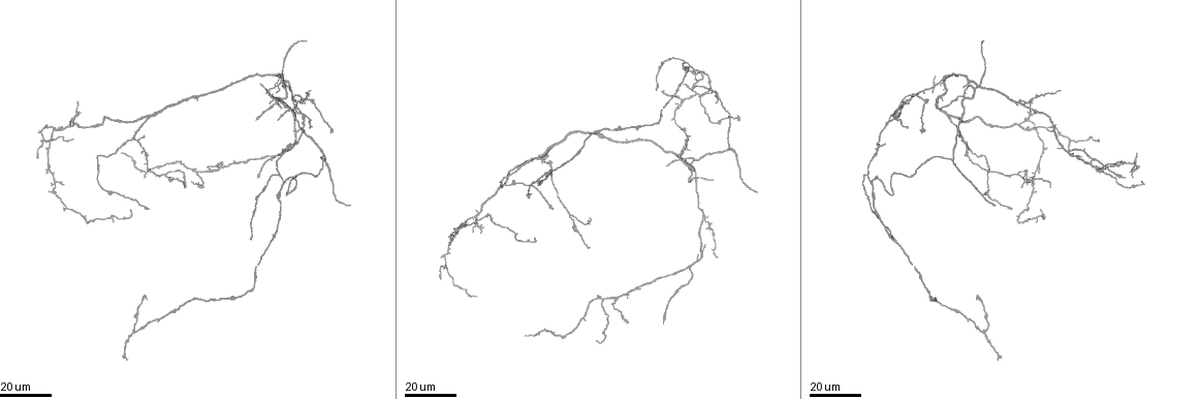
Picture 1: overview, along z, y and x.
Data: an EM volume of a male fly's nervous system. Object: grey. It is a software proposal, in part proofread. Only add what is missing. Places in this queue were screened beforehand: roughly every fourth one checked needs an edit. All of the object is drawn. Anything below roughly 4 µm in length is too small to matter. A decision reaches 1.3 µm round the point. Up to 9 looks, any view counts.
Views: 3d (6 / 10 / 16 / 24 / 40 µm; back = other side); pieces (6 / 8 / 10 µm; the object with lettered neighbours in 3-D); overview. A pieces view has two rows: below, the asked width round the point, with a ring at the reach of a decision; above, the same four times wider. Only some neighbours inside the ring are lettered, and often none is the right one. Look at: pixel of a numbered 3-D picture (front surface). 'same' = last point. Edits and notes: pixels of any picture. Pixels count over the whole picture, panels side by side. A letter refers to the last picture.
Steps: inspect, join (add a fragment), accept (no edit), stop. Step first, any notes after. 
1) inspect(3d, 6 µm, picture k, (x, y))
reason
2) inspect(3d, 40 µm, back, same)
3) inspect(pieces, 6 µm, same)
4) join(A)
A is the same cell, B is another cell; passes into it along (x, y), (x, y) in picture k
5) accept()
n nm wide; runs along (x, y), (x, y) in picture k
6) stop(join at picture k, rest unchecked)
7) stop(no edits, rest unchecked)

inspect(3d, 16 µm, picture 1, (996, 204))
end of a long branch

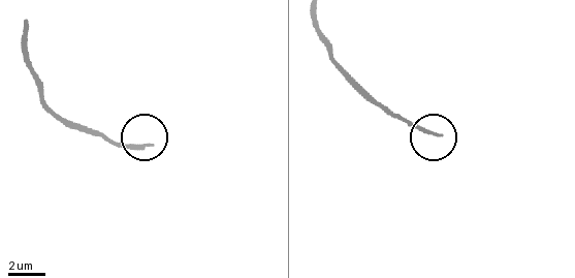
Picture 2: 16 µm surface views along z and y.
inspect(pieces, 6 µm, picture 2, (436, 134))

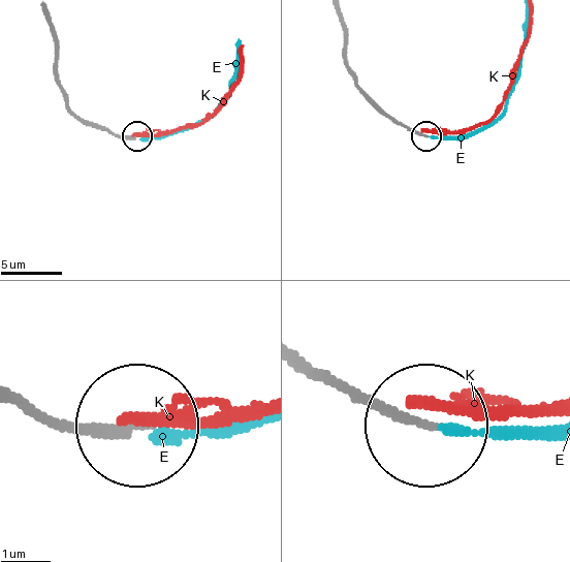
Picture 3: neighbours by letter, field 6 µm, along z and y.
join(E)
E is the same cell, K is another cell; passes into it along (20, 402), (65, 423), (189, 434), (262, 427) in picture 3; the neuron continues

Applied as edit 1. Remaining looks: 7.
inspect(overview)

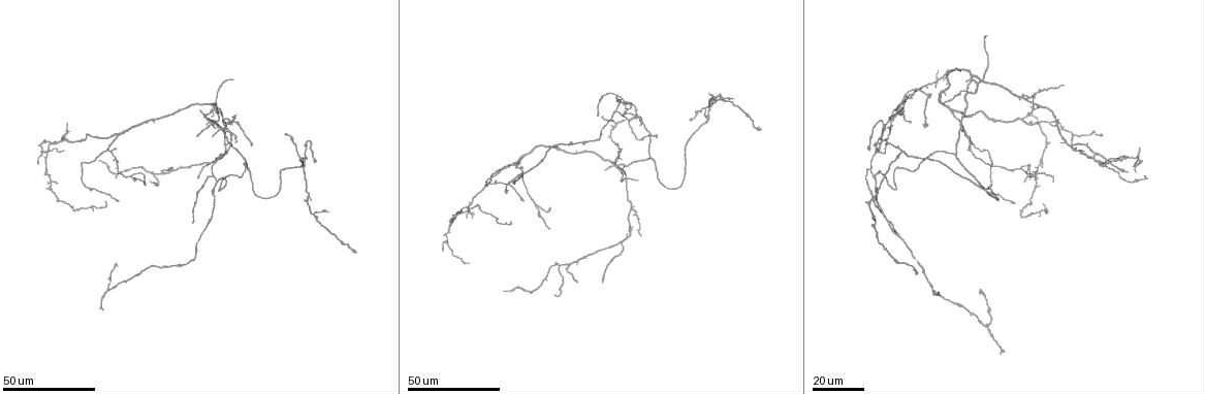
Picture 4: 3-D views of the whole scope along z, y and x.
inspect(3d, 24 µm, picture 4, (600, 117))
tapers out

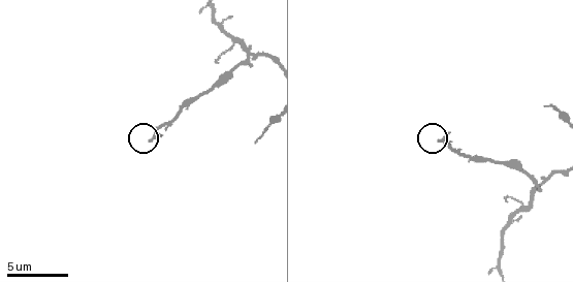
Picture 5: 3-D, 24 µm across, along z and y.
inspect(pieces, 8 µm, picture 5, (442, 142))
see the neighbours

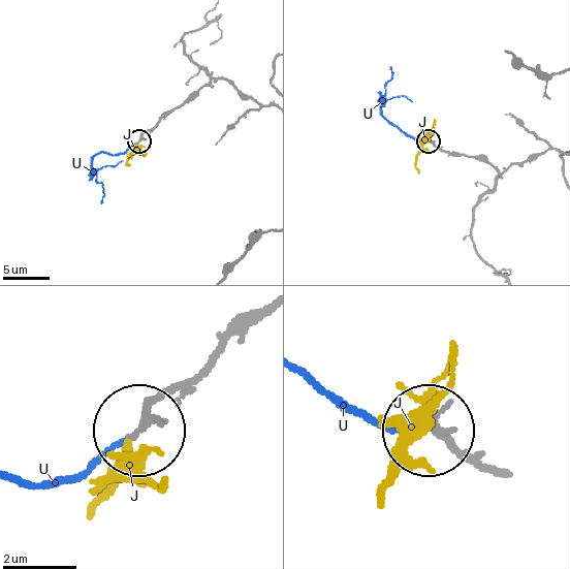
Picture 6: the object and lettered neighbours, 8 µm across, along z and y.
join(U)
U is the same cell, J is another cell; passes into it along (159, 121), (125, 151), (93, 158), (101, 202) in picture 6; the neuron continues

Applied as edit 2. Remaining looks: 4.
inspect(3d, 24 µm, picture 1, (332, 132))
an open end

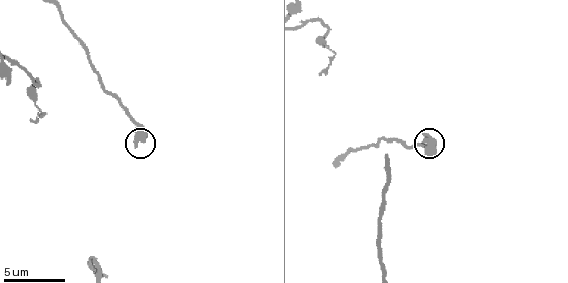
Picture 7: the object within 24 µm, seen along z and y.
inspect(pieces, 8 µm, picture 7, (425, 140))

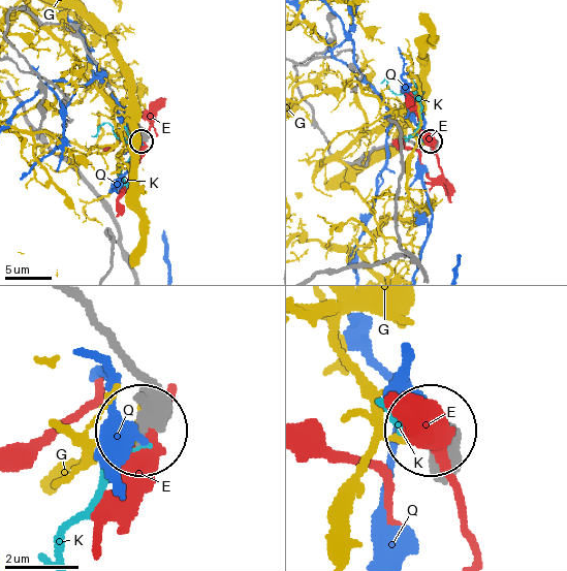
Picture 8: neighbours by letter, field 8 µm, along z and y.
accept()
E, G, K and Q are other cells; none of them fits

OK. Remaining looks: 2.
inspect(3d, 16 µm, picture 1, (306, 39))
end of a long branch

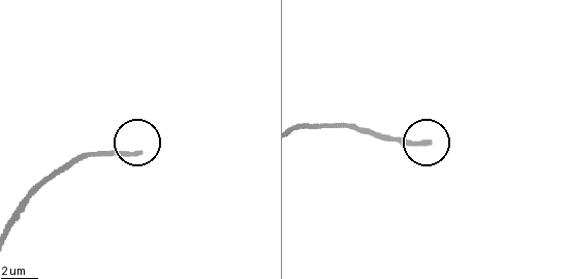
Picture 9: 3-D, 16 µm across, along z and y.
inspect(pieces, 10 µm, picture 9, (138, 155))
what lies round it

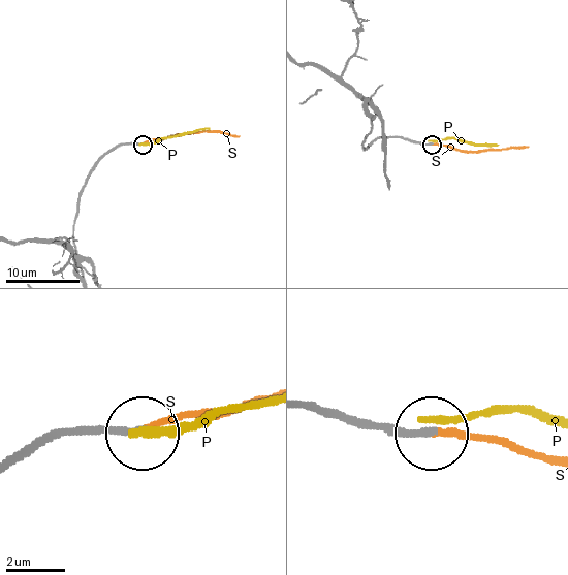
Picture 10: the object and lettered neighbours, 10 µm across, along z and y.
join(S)
S is the same cell, P is another cell; it goes on there

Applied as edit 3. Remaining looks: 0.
stop(join at picture 3, join at picture 6, join at picture 10, rest unchecked)

